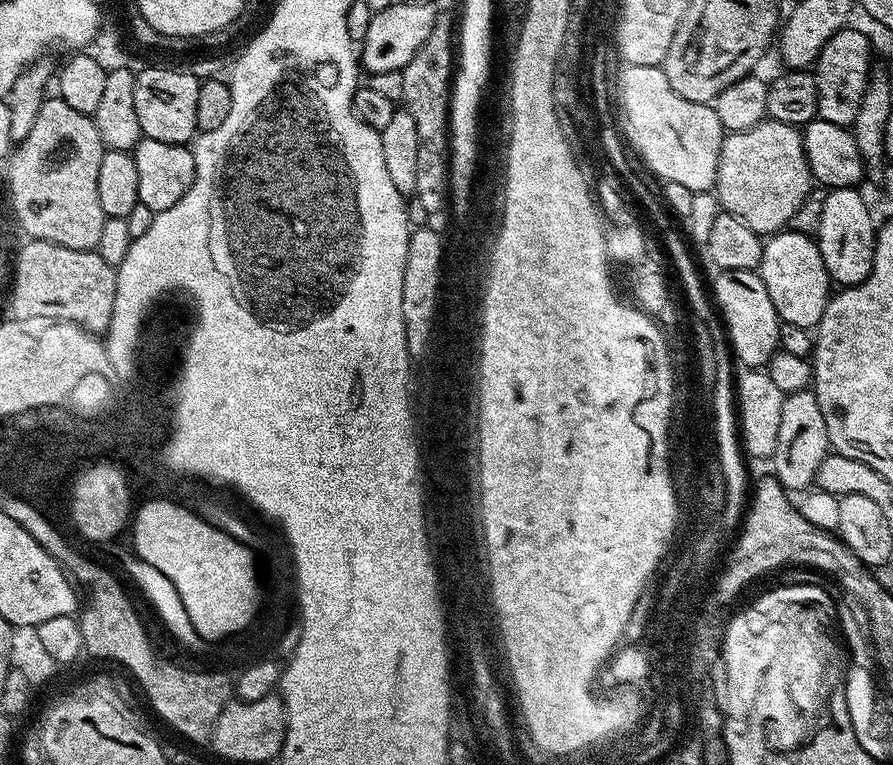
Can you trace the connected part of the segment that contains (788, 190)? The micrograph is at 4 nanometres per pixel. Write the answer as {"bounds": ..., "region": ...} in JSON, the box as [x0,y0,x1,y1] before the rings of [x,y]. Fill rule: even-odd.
{"bounds":[715,118,813,238],"region":[[[765,118],[750,130],[725,135],[718,158],[715,196],[723,211],[742,218],[761,238],[787,229],[813,189],[804,138],[797,125]]]}

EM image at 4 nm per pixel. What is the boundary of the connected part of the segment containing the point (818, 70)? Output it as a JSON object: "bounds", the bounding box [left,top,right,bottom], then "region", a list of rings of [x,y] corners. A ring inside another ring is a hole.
{"bounds":[814,26,874,128],"region":[[[846,26],[822,46],[814,65],[814,75],[818,82],[818,117],[826,122],[848,128],[858,118],[858,106],[864,97],[868,77],[874,67],[872,44],[864,32],[853,26]]]}

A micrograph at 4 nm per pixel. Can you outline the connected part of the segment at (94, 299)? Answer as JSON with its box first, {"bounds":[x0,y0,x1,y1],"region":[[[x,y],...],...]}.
{"bounds":[12,239,116,334],"region":[[[29,239],[27,243],[14,256],[12,312],[17,317],[41,316],[79,324],[95,334],[107,333],[114,310],[116,268],[102,262],[95,250],[70,250],[45,240]]]}

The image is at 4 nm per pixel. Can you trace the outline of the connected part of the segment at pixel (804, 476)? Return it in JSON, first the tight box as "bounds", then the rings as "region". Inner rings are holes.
{"bounds":[770,390,830,493],"region":[[[805,390],[787,393],[782,402],[782,422],[778,426],[778,446],[770,457],[770,463],[776,467],[774,469],[776,479],[779,480],[783,488],[788,489],[789,493],[803,493],[813,487],[818,466],[822,466],[822,462],[828,455],[830,455],[830,445],[826,434],[826,418],[822,418],[822,406],[818,406],[815,391]]]}

